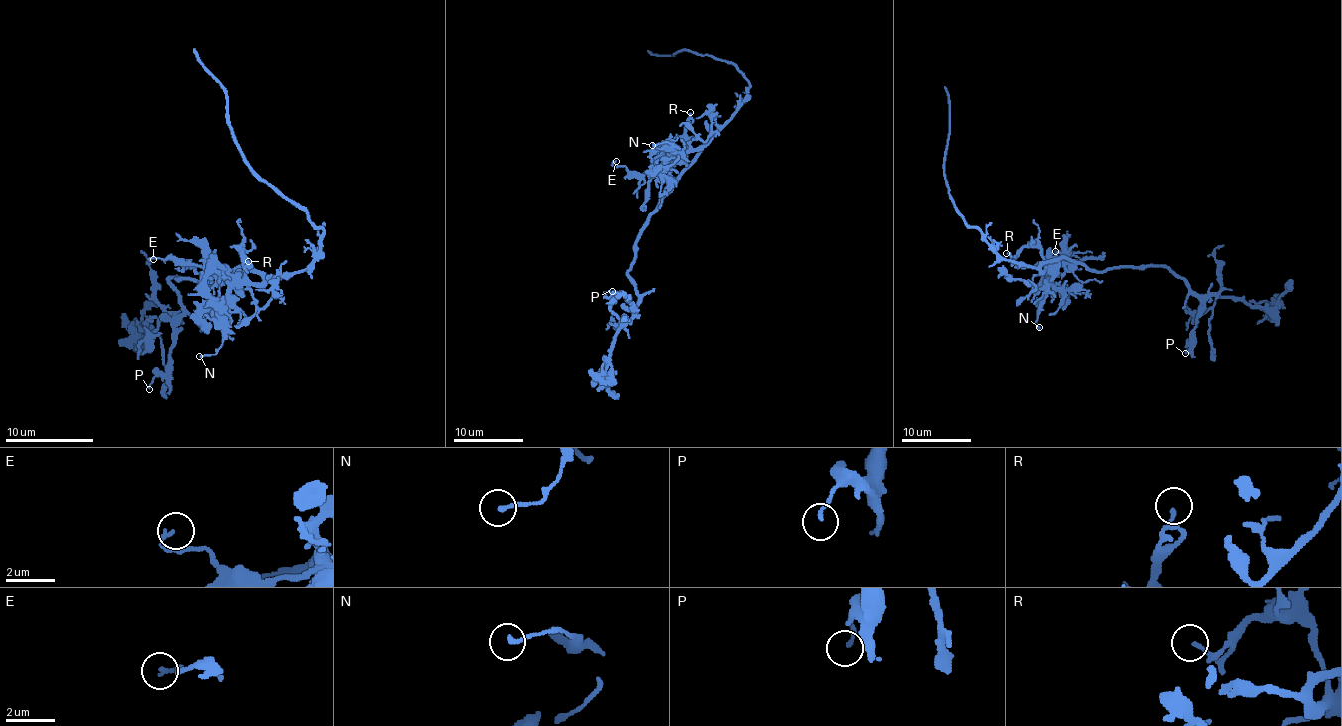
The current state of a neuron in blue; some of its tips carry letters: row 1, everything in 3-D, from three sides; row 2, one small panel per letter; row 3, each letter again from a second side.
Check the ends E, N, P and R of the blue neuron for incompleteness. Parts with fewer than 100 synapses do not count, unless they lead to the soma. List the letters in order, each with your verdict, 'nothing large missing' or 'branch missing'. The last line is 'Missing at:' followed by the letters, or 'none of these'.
E: nothing large missing
N: nothing large missing
P: nothing large missing
R: nothing large missing
Missing at: none of these

